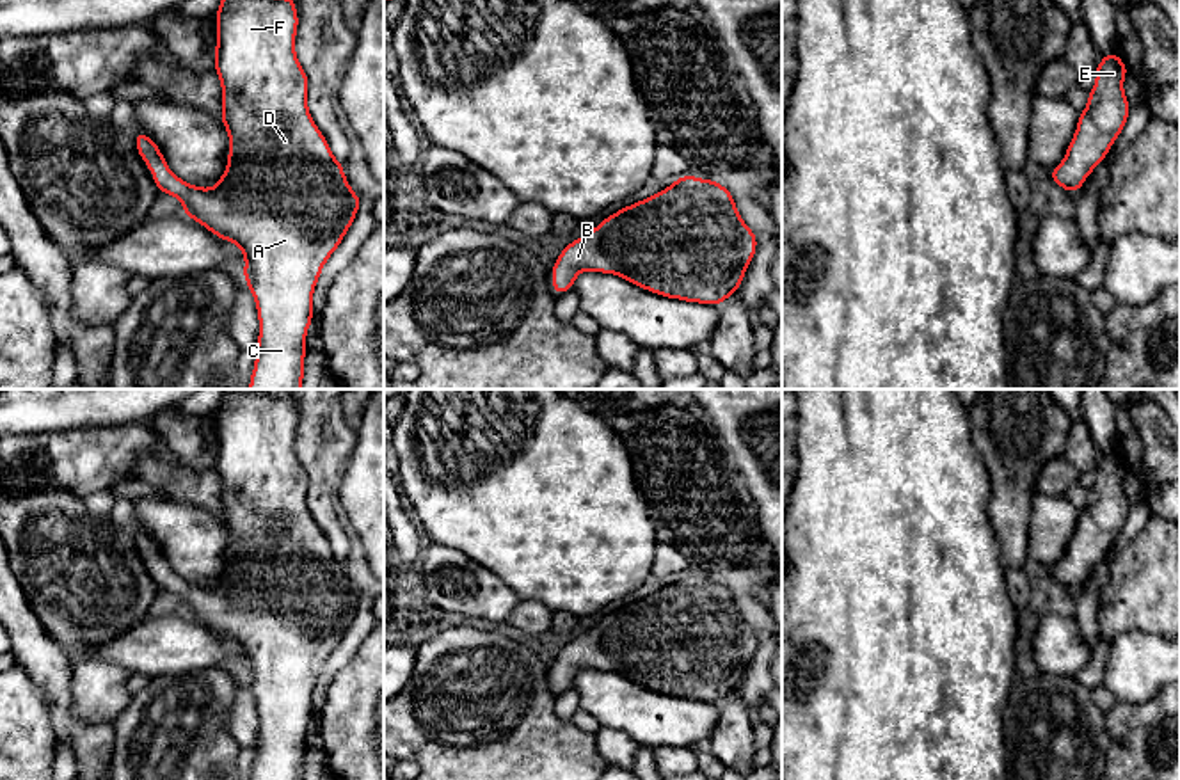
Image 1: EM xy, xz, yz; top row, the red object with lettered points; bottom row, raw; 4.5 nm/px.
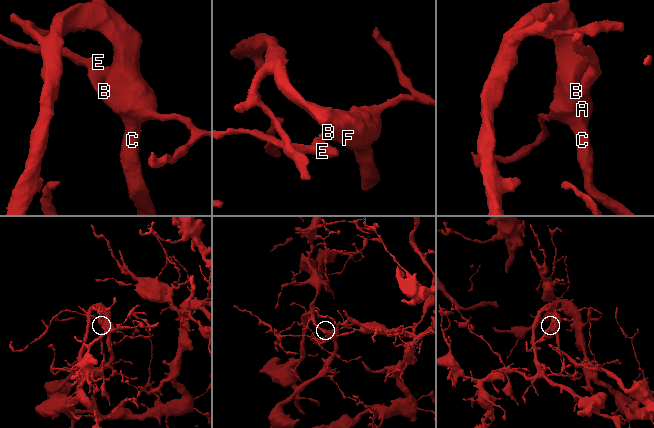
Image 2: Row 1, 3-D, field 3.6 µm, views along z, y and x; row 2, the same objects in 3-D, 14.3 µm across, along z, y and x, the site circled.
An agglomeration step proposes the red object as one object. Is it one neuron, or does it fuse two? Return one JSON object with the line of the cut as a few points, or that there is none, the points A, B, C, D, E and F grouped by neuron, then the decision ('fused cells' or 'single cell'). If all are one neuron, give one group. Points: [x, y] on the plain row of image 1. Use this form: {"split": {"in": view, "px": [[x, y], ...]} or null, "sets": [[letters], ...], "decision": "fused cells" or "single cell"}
{"split": null, "sets": [["A", "B", "C", "D", "E", "F"]], "decision": "single cell"}

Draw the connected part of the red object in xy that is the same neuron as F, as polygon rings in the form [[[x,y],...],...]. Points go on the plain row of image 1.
[[[224,389],[220,405],[215,410],[217,416],[217,446],[215,446],[215,469],[222,482],[222,512],[220,517],[224,521],[224,526],[229,531],[229,554],[227,554],[227,565],[219,581],[213,586],[201,586],[194,585],[183,577],[179,577],[174,570],[169,569],[169,563],[165,556],[162,554],[156,540],[149,535],[146,535],[140,529],[135,529],[135,542],[140,556],[148,561],[149,570],[155,574],[155,583],[160,590],[171,592],[178,595],[183,601],[183,611],[187,611],[190,617],[203,622],[208,629],[217,633],[220,638],[235,640],[240,649],[245,654],[245,666],[243,675],[247,684],[251,686],[251,691],[256,698],[258,705],[258,716],[259,716],[259,736],[256,743],[256,760],[252,768],[251,780],[302,780],[304,776],[304,753],[306,753],[306,732],[309,727],[309,721],[313,718],[313,689],[316,684],[316,679],[320,675],[320,670],[329,657],[329,654],[338,647],[341,641],[345,631],[352,624],[355,611],[361,602],[361,595],[354,592],[350,586],[345,570],[343,561],[339,561],[329,545],[329,540],[315,522],[315,519],[309,513],[307,508],[307,473],[302,467],[302,464],[297,458],[295,453],[295,432],[299,423],[299,414],[295,409],[295,398],[291,393],[284,396],[275,396],[268,389]]]

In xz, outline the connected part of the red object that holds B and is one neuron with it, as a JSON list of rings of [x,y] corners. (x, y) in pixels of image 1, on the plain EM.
[[[686,572],[668,586],[606,615],[569,641],[549,666],[554,695],[572,688],[579,670],[592,668],[620,673],[668,696],[718,704],[739,688],[755,647],[755,631],[739,615],[734,593],[714,577]]]

